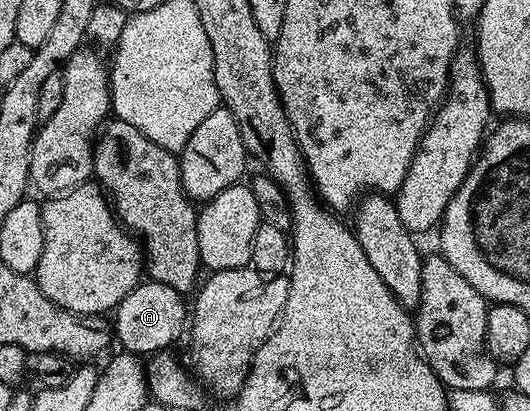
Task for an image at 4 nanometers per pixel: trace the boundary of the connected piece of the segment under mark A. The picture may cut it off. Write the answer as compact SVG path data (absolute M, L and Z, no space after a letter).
M153 280L138 283L124 300L113 311L112 334L119 342L121 349L127 354L149 356L169 351L178 337L183 337L188 326L188 302L183 291L172 288L168 284L160 284Z

